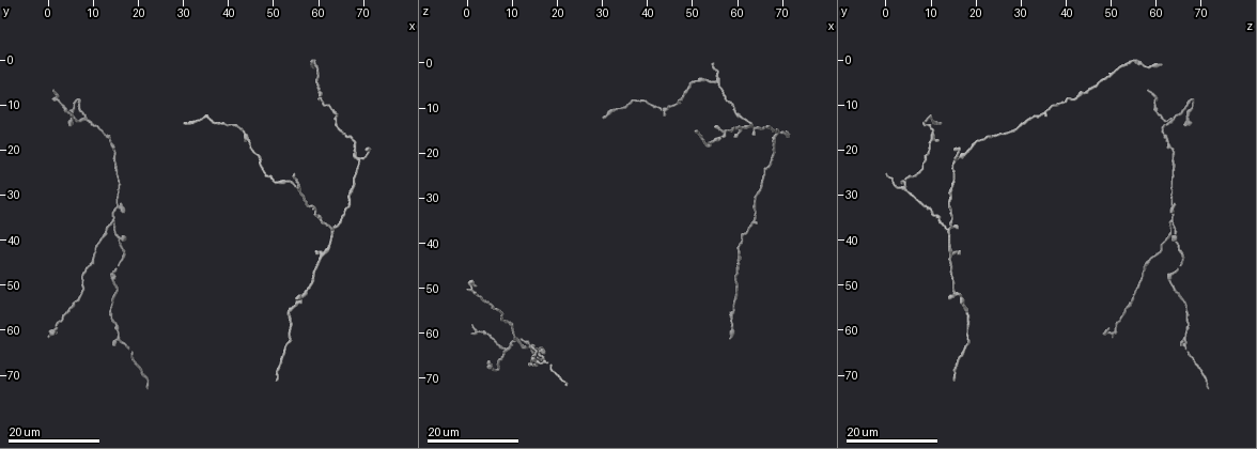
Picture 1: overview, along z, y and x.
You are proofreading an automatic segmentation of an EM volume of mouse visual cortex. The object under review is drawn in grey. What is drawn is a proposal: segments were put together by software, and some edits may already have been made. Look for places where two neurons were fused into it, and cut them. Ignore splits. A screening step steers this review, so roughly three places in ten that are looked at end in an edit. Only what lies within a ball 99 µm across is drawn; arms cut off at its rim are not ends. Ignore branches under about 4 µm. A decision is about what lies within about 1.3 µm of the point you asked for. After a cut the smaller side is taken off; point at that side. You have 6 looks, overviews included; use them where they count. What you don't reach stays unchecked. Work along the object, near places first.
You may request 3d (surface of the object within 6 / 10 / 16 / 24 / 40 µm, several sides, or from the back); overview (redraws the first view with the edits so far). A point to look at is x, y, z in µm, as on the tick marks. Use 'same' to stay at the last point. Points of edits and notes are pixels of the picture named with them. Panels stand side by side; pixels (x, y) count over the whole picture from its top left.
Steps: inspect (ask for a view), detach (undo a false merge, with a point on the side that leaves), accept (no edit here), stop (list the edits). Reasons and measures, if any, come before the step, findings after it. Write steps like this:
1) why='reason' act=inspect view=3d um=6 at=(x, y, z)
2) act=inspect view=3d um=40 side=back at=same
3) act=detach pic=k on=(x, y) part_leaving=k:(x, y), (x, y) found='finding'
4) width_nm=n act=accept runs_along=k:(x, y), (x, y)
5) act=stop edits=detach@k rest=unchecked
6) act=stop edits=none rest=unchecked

why='branch point' act=inspect view=3d um=24 at=(55.5, 28.5, 4.5)

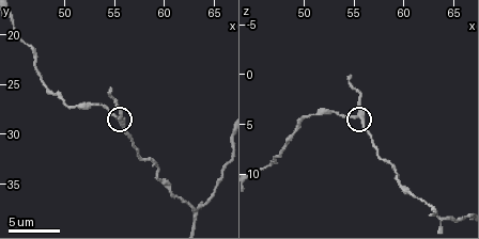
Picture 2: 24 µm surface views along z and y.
act=inspect view=3d um=10 at=same

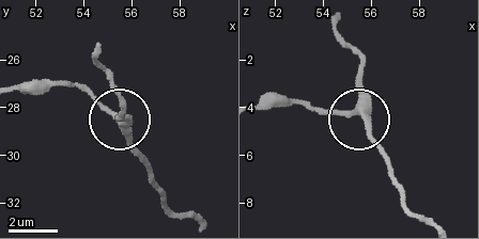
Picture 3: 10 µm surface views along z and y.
arms=3 act=accept found='continuous, no second neuron'

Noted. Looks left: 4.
why='three arms meet' act=inspect view=3d um=24 at=(8.0, 13.0, 64.0)

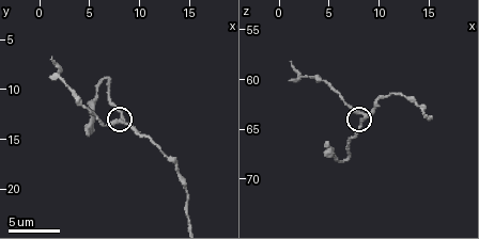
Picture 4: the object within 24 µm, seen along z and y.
act=inspect view=3d um=6 at=(8.4, 13.2, 63.8)

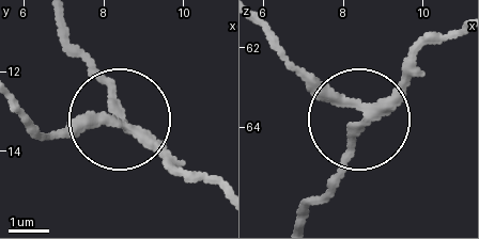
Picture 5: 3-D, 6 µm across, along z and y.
arms=3 act=detach pic=5 on=(108, 85) found='two neurons meet here'

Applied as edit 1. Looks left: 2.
why='a fork' act=inspect view=3d um=16 at=(14.0, 35.5, 63.0)

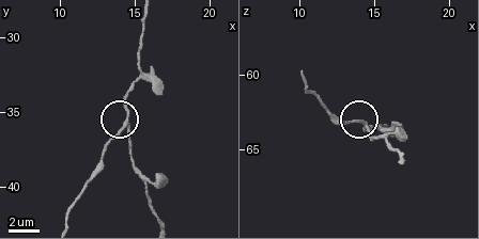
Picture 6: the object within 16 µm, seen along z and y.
why='zoom in' act=inspect view=3d um=10 at=(14.4, 36.0, 63.4)

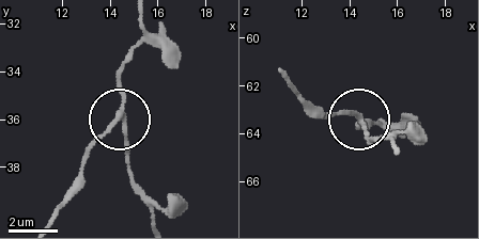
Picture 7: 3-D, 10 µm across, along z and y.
arms=3 act=detach pic=7 on=(95, 138) part_leaving=7:(116, 114), (57, 217) found='a second neuron is stuck on'

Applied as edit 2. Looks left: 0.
act=stop edits=detach@5,detach@7 rest=unchecked

